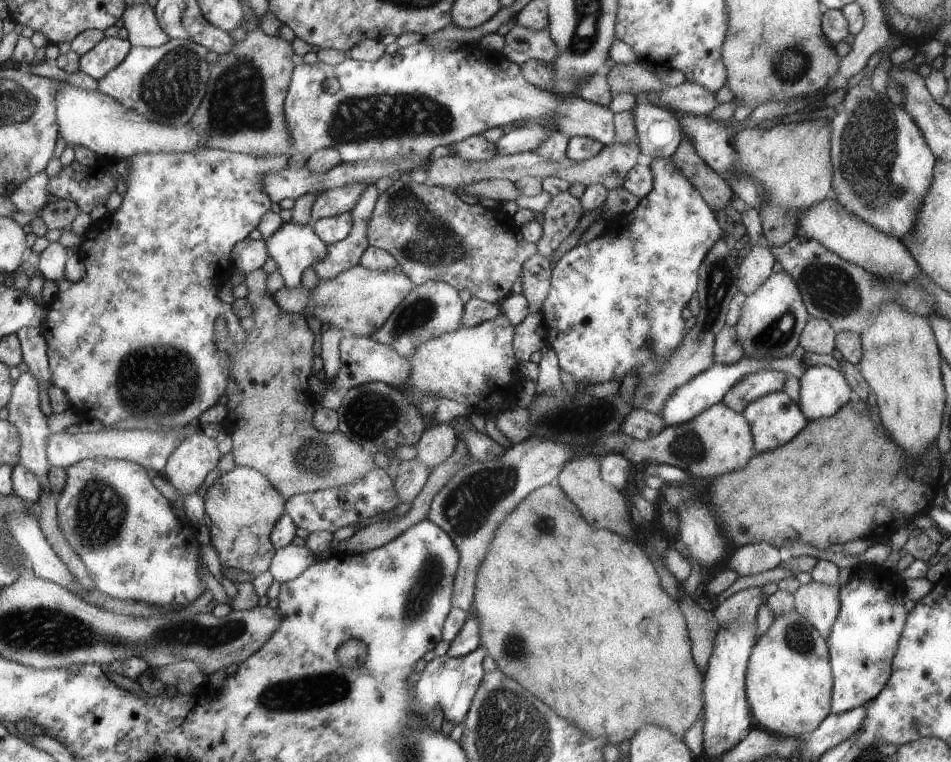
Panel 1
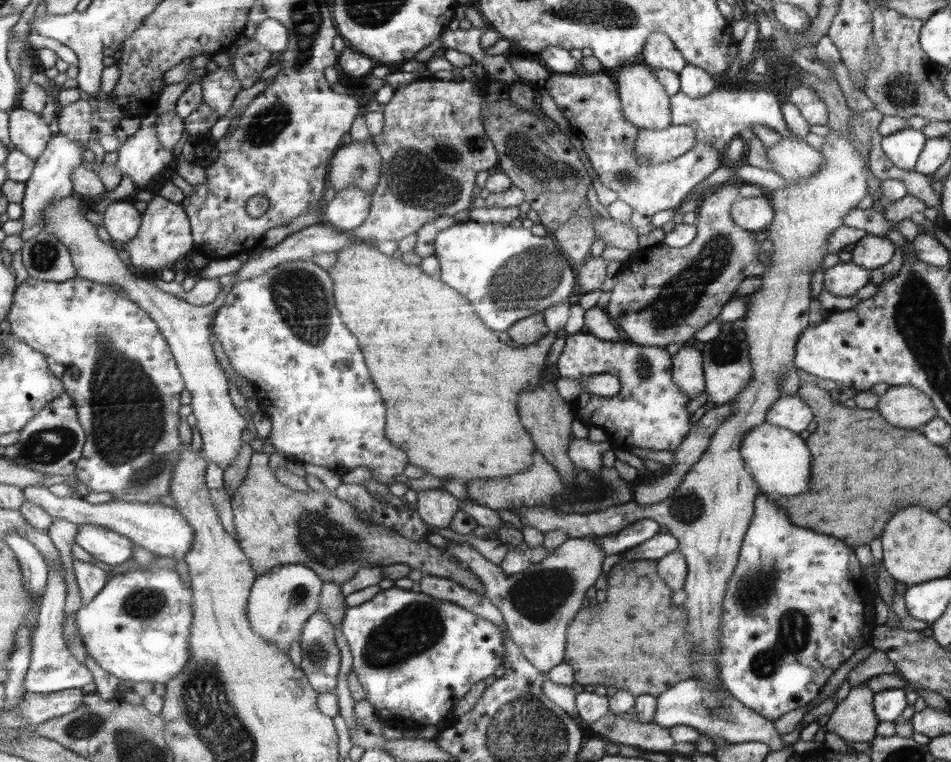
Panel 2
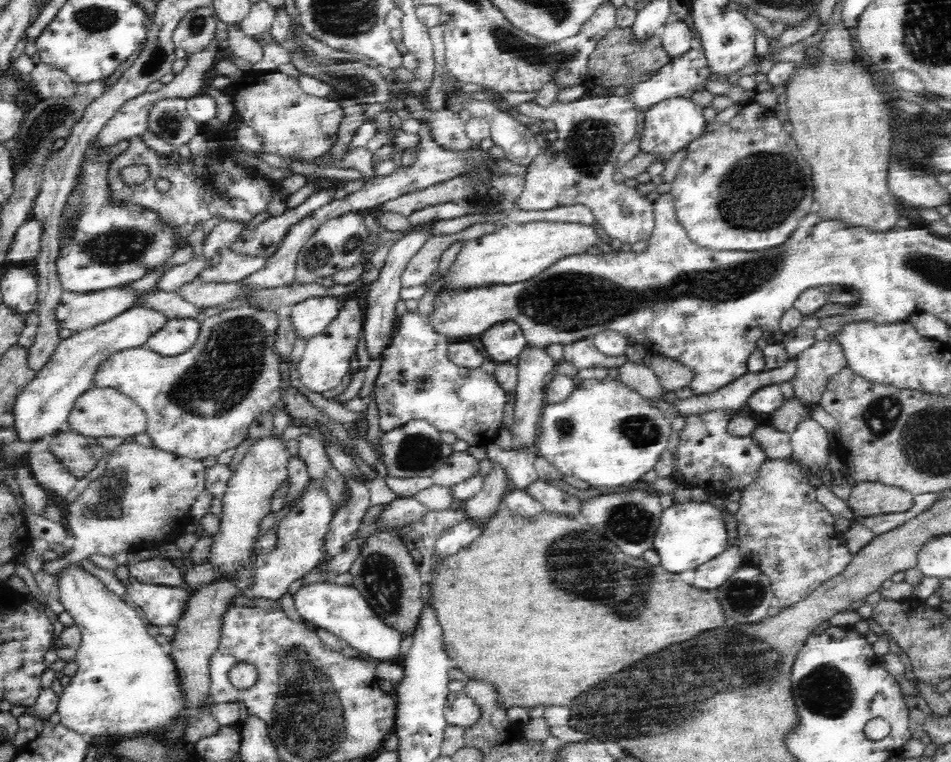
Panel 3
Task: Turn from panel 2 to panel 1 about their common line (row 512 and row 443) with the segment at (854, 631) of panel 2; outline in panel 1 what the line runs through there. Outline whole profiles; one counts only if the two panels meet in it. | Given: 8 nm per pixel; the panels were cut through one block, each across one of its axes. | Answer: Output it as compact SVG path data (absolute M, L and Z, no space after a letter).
M784 391L767 394L748 403L742 413L751 423L756 453L765 453L790 443L810 423L799 405Z

